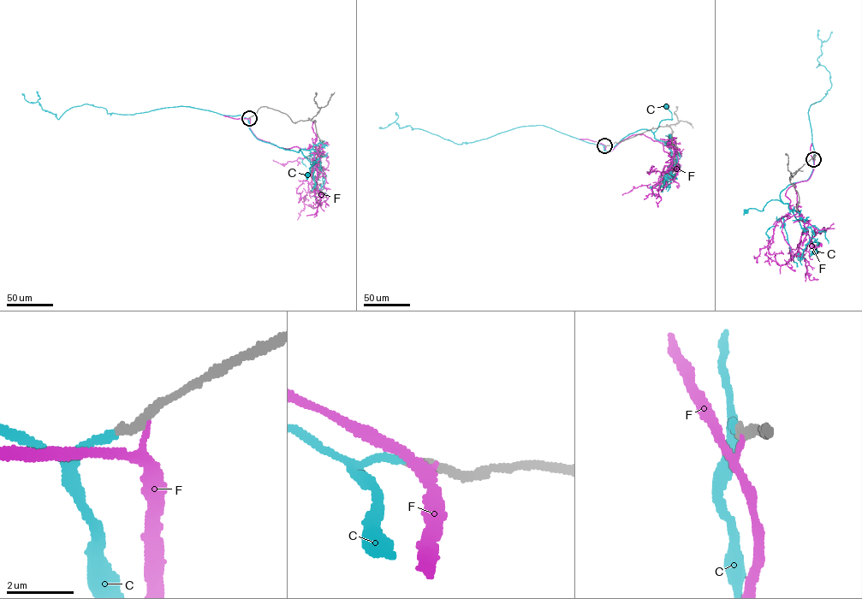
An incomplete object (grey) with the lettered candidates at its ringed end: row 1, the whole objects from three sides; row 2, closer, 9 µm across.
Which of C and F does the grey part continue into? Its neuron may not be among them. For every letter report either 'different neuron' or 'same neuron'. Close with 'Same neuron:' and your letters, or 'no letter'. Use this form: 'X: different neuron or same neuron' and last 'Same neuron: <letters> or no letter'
C: same neuron
F: different neuron
Same neuron: C

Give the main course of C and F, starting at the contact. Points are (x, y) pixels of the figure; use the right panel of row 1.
C: (813, 159), (810, 175), (787, 186), (781, 192), (781, 201), (771, 199), (763, 210), (746, 211)
F: (814, 159), (811, 176), (788, 188), (785, 195), (804, 222), (799, 246), (807, 274), (811, 280), (818, 279)

